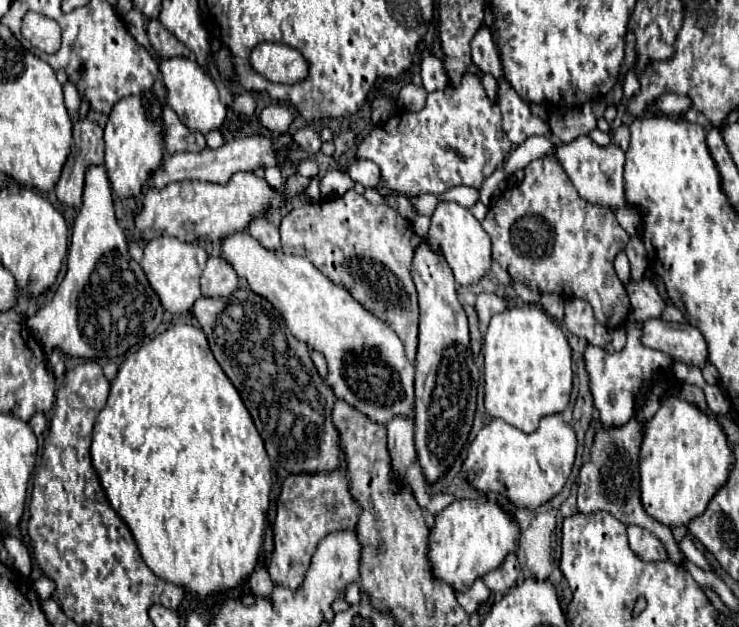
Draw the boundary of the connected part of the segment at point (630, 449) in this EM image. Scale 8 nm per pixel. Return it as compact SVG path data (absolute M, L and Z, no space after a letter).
M631 419L627 425L619 429L599 429L595 435L595 443L591 447L591 461L581 467L579 473L579 491L577 491L577 507L581 513L595 513L595 511L607 511L615 519L619 519L623 525L641 525L649 529L657 539L663 541L663 545L669 551L669 559L677 565L681 565L681 551L671 535L669 527L663 527L655 519L651 519L641 503L639 503L639 469L637 469L637 457L639 457L639 445L641 445L641 425Z

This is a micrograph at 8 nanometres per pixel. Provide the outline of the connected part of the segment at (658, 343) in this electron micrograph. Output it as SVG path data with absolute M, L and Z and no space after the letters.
M647 319L639 323L641 343L671 355L675 361L701 367L707 361L707 345L697 327L689 323L671 323L663 319Z

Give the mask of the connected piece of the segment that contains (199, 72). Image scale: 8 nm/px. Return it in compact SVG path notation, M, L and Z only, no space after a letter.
M175 57L175 59L163 59L159 63L159 71L163 75L163 83L167 89L167 103L177 113L179 121L191 131L199 131L203 135L219 129L225 123L227 107L219 101L219 91L209 77L205 69L201 69L193 59L189 57Z

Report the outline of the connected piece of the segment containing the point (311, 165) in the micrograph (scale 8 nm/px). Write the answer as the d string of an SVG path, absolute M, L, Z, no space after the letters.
M307 159L307 161L299 161L299 163L295 165L295 169L297 169L303 177L307 177L307 179L317 177L317 173L319 173L317 163L315 163L315 161L311 161L311 159Z

